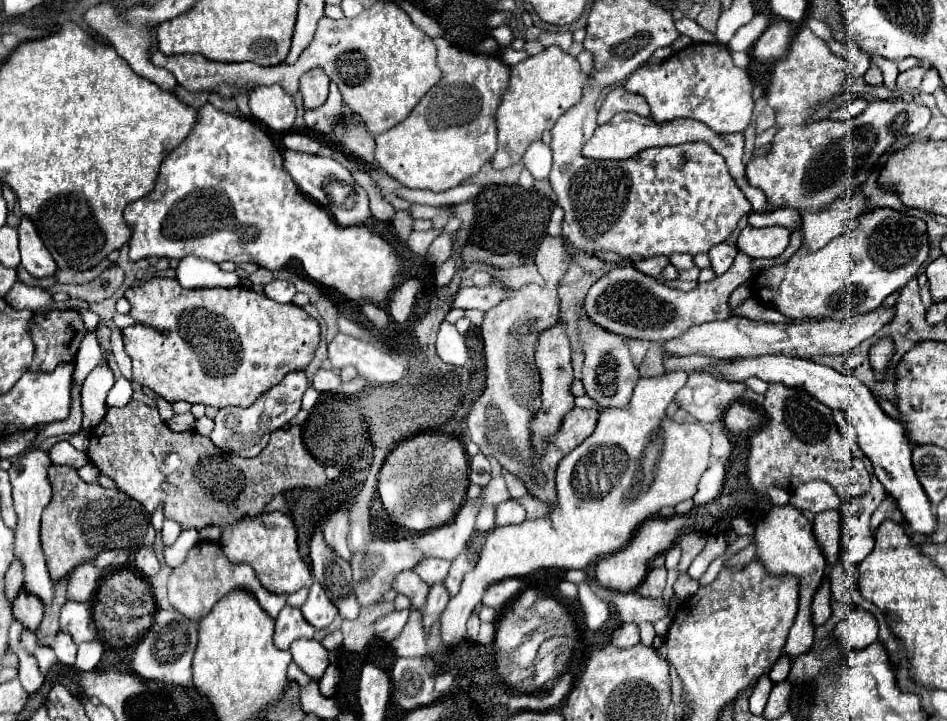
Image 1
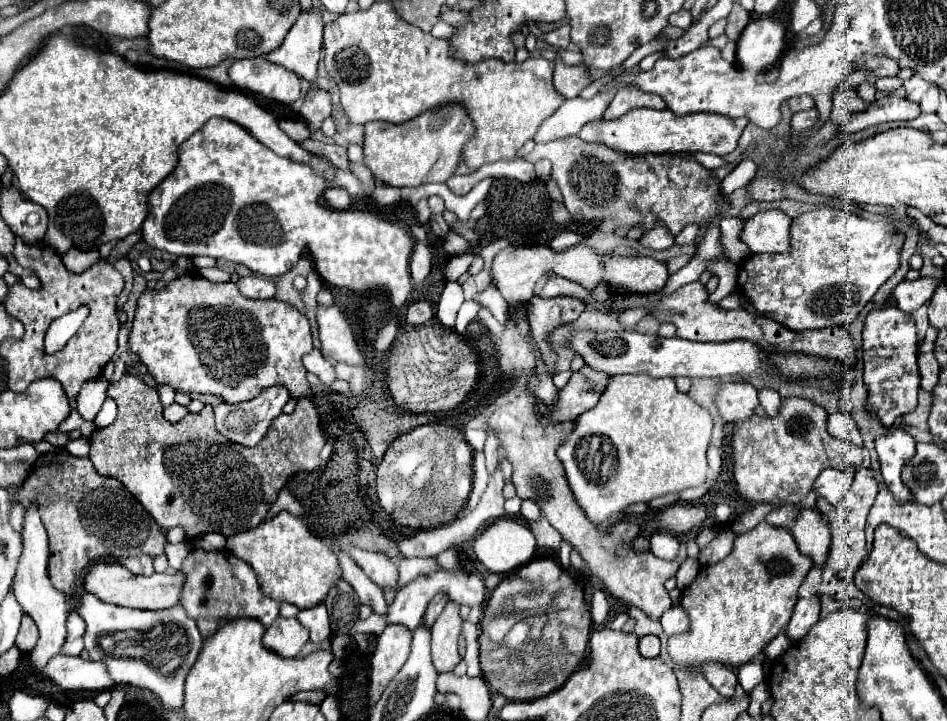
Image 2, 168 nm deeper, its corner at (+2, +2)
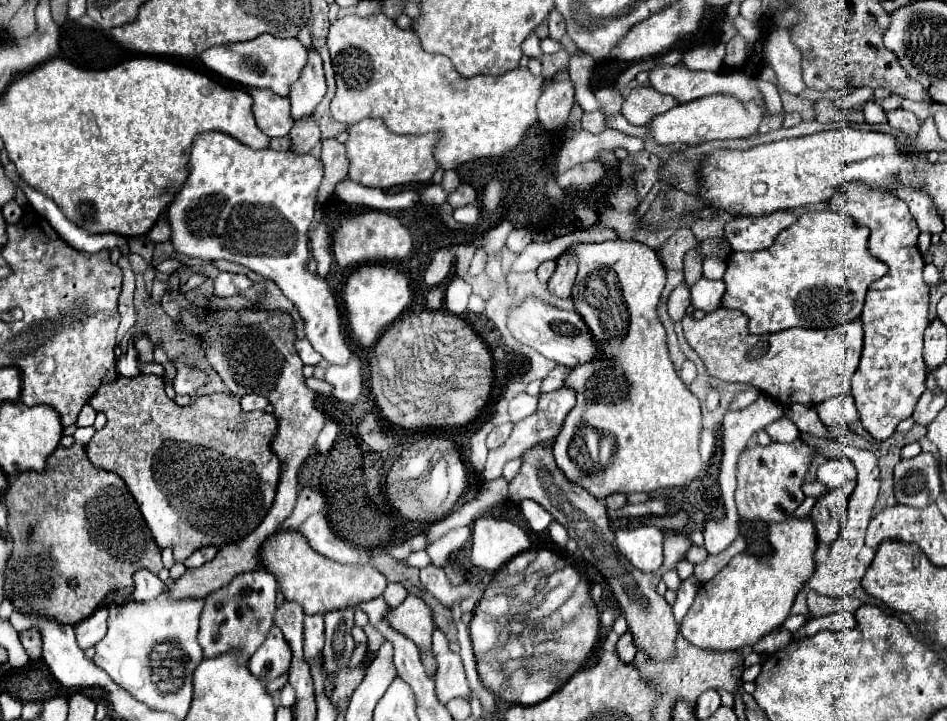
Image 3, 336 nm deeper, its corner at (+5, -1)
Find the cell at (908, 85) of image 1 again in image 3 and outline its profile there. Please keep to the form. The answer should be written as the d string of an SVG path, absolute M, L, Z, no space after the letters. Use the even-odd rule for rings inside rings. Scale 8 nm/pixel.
M861 87L861 89L853 89L853 91L849 91L847 95L843 95L841 99L837 99L835 101L835 105L839 107L839 109L849 109L849 107L859 107L863 101L867 101L869 97L871 97L871 93L873 93L873 89L869 89L869 87Z

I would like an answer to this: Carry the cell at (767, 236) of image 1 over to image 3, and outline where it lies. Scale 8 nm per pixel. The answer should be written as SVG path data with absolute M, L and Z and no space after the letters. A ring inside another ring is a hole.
M775 211L763 217L735 217L725 225L725 239L735 251L761 251L773 245L779 231L797 221L791 211Z

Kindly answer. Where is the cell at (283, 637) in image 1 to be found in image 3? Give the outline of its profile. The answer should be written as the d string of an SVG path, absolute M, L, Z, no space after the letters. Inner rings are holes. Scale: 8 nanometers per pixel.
M271 627L263 645L249 659L249 671L263 683L269 683L289 671L291 651L279 627Z

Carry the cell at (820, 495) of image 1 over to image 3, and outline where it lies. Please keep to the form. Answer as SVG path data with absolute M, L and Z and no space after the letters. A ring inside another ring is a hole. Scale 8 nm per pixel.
M837 457L837 459L831 459L827 463L823 463L819 469L817 469L817 479L827 487L827 489L837 489L837 487L843 487L847 481L855 479L857 477L857 471L855 471L855 465L849 457Z

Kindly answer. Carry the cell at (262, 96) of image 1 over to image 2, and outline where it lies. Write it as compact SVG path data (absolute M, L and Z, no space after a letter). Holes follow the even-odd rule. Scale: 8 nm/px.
M264 56L238 60L232 64L228 74L242 92L250 92L286 106L300 98L300 78L294 72L268 62Z

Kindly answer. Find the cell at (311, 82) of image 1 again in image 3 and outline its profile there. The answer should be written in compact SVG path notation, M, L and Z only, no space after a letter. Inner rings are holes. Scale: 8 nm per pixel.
M313 117L297 121L295 127L289 133L289 139L291 139L291 147L289 147L291 153L295 153L295 155L309 153L315 147L315 143L319 141L319 125L317 125L317 121Z

